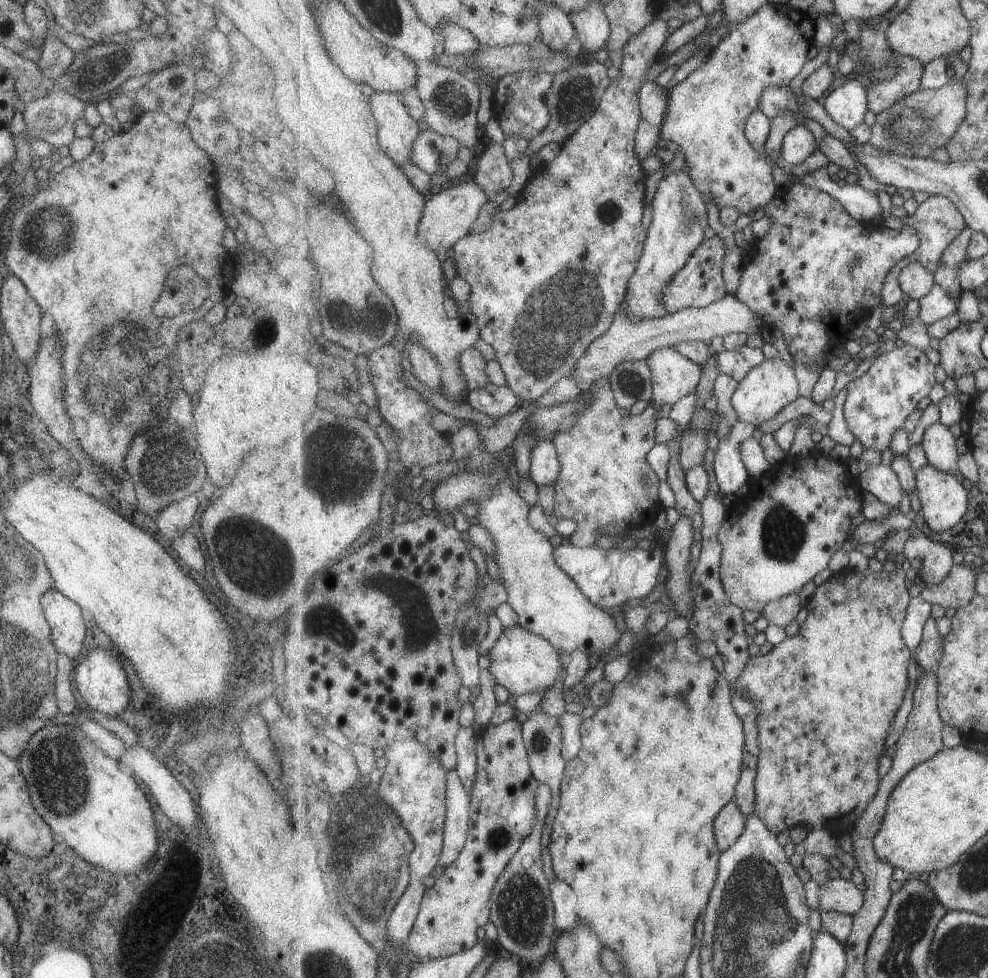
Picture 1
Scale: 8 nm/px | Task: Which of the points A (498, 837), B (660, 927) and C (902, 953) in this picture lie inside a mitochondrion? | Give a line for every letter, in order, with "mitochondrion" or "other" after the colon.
A: mitochondrion
B: other
C: mitochondrion

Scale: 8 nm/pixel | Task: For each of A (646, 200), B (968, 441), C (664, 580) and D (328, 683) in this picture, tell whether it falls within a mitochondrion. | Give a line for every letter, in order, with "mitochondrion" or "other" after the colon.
A: other
B: other
C: other
D: other

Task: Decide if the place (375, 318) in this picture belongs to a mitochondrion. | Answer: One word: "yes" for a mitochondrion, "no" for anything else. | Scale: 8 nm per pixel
yes

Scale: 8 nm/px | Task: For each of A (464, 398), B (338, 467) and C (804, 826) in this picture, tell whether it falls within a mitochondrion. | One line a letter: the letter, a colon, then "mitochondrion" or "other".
A: other
B: mitochondrion
C: other

